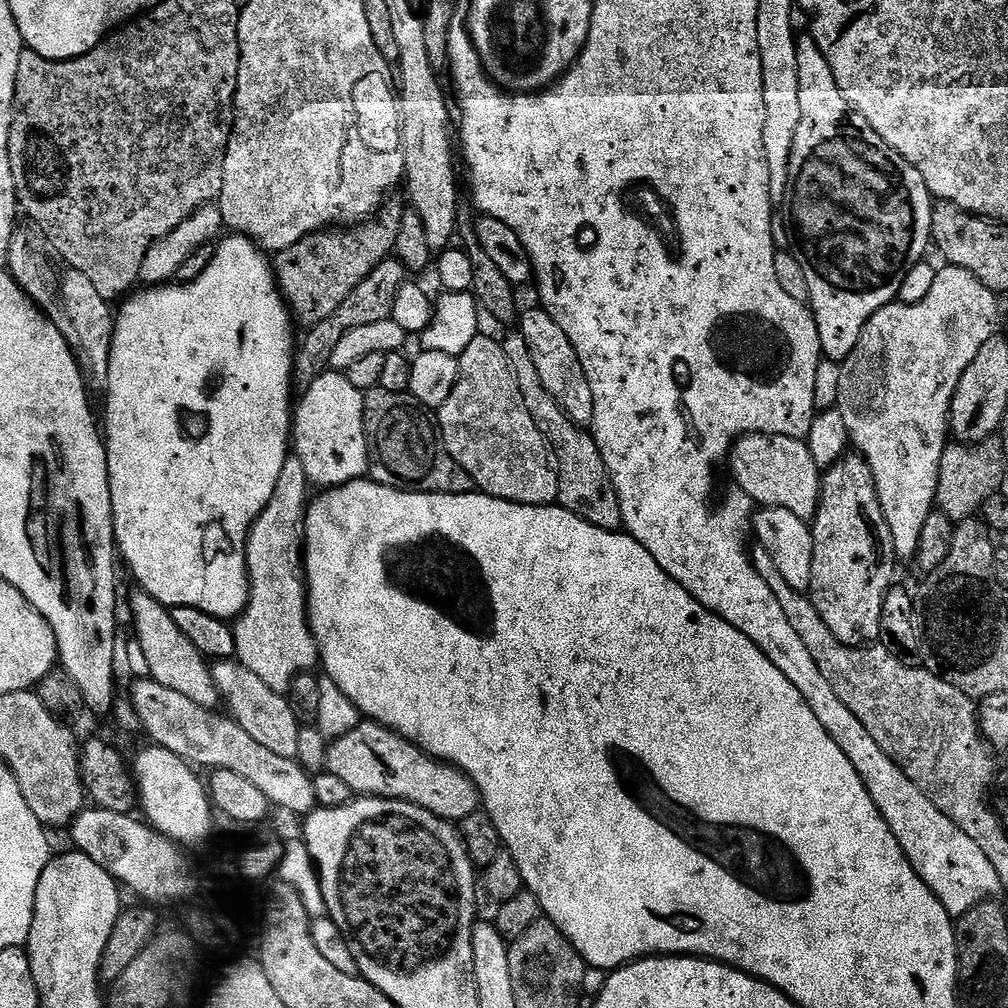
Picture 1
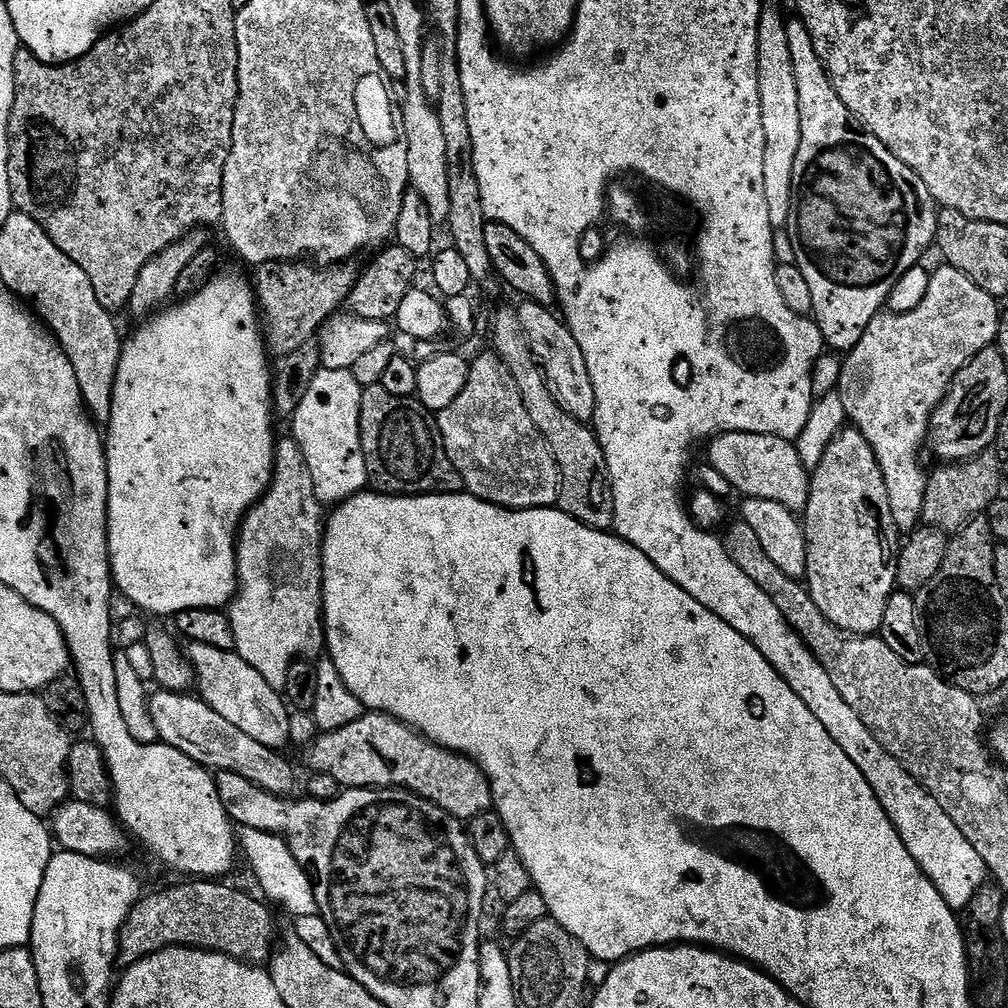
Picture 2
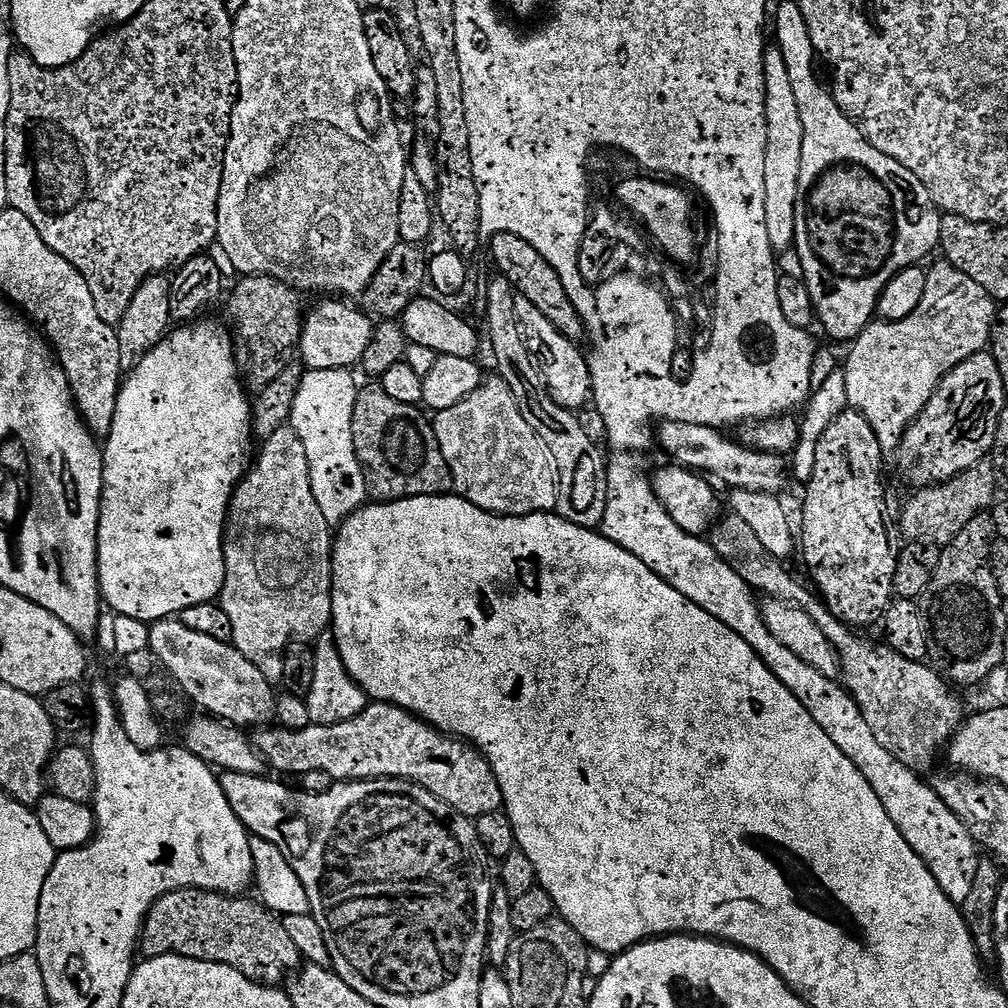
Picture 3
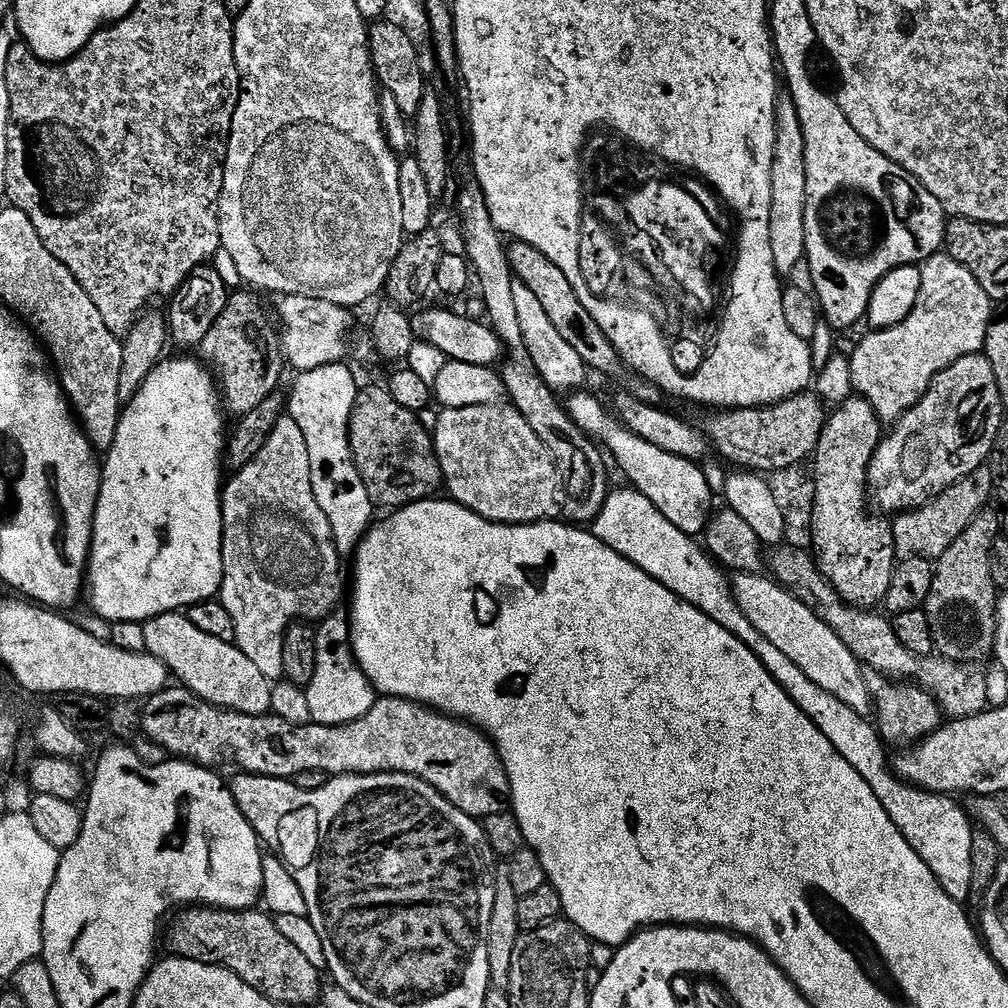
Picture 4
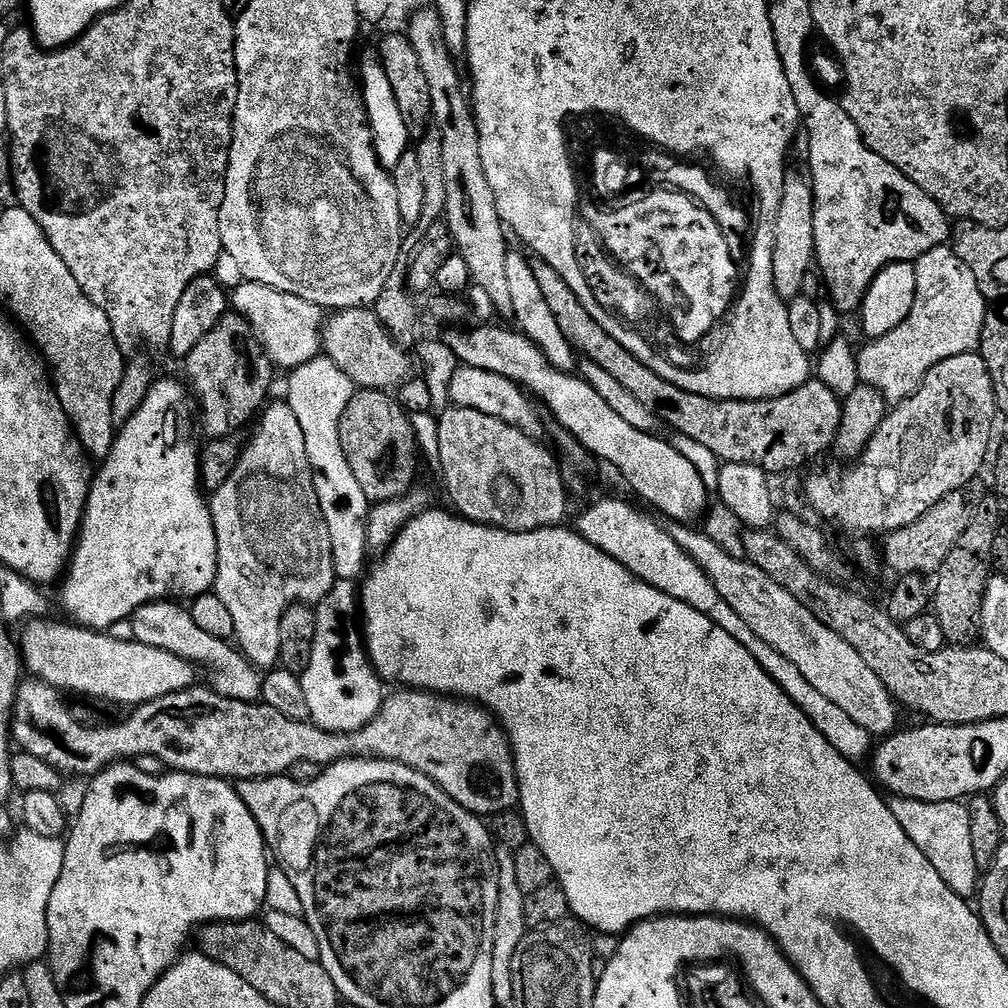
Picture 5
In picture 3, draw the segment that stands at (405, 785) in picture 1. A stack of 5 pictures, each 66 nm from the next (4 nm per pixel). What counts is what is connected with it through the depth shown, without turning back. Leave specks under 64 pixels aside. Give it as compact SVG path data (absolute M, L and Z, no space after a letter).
M369 703L360 716L337 724L311 724L306 730L290 730L279 726L265 726L255 733L254 747L264 758L269 769L289 772L293 778L305 776L310 770L322 770L330 774L333 782L350 780L409 780L412 784L430 790L446 806L458 814L475 818L482 814L494 814L504 806L502 790L494 770L477 748L460 738L439 732L432 725L393 704Z

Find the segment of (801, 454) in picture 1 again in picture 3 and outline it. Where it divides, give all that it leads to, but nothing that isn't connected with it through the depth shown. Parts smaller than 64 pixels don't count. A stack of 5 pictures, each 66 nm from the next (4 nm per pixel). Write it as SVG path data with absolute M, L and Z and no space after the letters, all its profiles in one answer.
M666 420L659 425L658 444L660 440L665 454L672 459L669 461L691 468L693 472L707 474L709 477L717 476L722 483L729 484L729 489L783 493L784 483L789 483L790 480L790 468L785 457L777 456L775 452L759 452L747 448L733 437L732 441L730 437L724 435L728 434L719 428Z

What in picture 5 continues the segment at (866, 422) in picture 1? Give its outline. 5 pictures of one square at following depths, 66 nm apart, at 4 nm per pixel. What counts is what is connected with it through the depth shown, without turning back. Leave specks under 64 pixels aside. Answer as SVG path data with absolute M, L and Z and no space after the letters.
M951 247L930 250L918 257L914 263L916 293L914 306L910 306L910 314L906 314L906 322L890 330L890 334L865 343L865 348L861 347L856 357L861 384L868 384L874 390L878 390L878 394L882 394L882 398L892 406L910 398L910 394L918 390L922 378L926 378L928 371L938 366L938 362L946 362L946 358L958 358L958 354L979 349L984 315L988 313L990 307L989 301L984 299L982 290L978 290L974 274L970 274L970 266L966 266Z

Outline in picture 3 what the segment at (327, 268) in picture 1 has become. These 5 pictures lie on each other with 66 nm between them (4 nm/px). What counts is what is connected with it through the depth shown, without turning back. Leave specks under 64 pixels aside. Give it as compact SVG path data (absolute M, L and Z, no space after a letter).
M245 276L232 292L228 312L236 323L235 335L244 343L242 372L247 383L259 390L274 382L290 363L288 355L300 347L300 335L304 332L306 312L300 309L301 293L290 284L283 284L272 276Z

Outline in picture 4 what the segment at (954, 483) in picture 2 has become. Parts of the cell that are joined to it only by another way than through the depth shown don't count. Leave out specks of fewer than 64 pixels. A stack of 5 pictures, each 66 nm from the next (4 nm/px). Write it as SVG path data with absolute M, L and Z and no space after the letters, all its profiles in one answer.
M985 466L935 496L929 504L897 515L891 521L897 557L921 556L923 560L939 560L942 554L946 554L946 550L950 550L950 546L954 546L962 530L974 522L977 514L989 507L988 499L992 500L993 496L991 470Z

